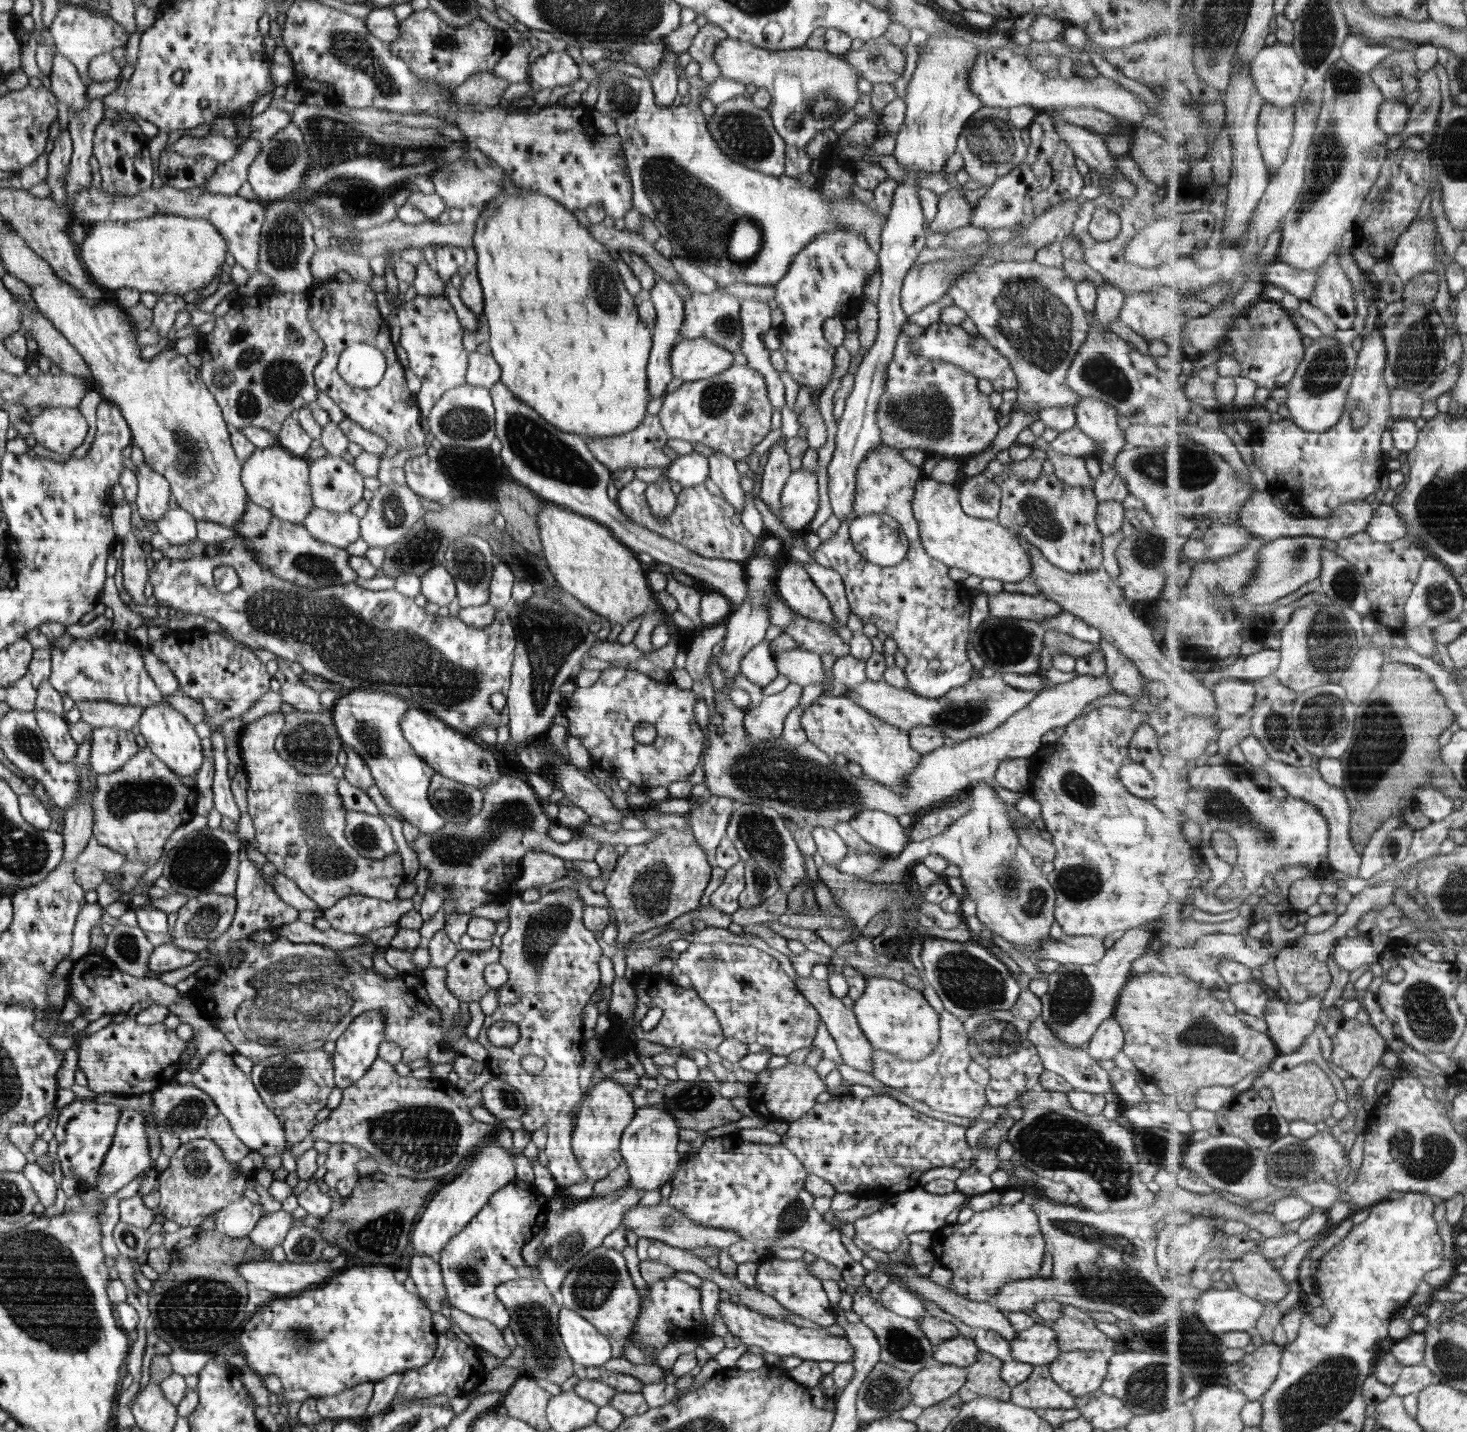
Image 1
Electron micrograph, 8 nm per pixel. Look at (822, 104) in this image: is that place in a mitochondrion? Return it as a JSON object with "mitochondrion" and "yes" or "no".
{"mitochondrion":"yes"}

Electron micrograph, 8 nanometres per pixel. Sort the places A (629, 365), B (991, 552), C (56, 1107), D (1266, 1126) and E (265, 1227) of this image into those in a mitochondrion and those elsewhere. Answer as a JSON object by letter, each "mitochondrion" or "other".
{"A":"other","B":"other","C":"other","D":"mitochondrion","E":"other"}

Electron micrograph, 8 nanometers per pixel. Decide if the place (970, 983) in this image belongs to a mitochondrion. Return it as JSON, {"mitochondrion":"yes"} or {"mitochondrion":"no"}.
{"mitochondrion":"yes"}

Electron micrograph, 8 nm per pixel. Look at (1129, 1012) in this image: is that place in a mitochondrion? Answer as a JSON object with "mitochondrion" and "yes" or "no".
{"mitochondrion":"no"}

